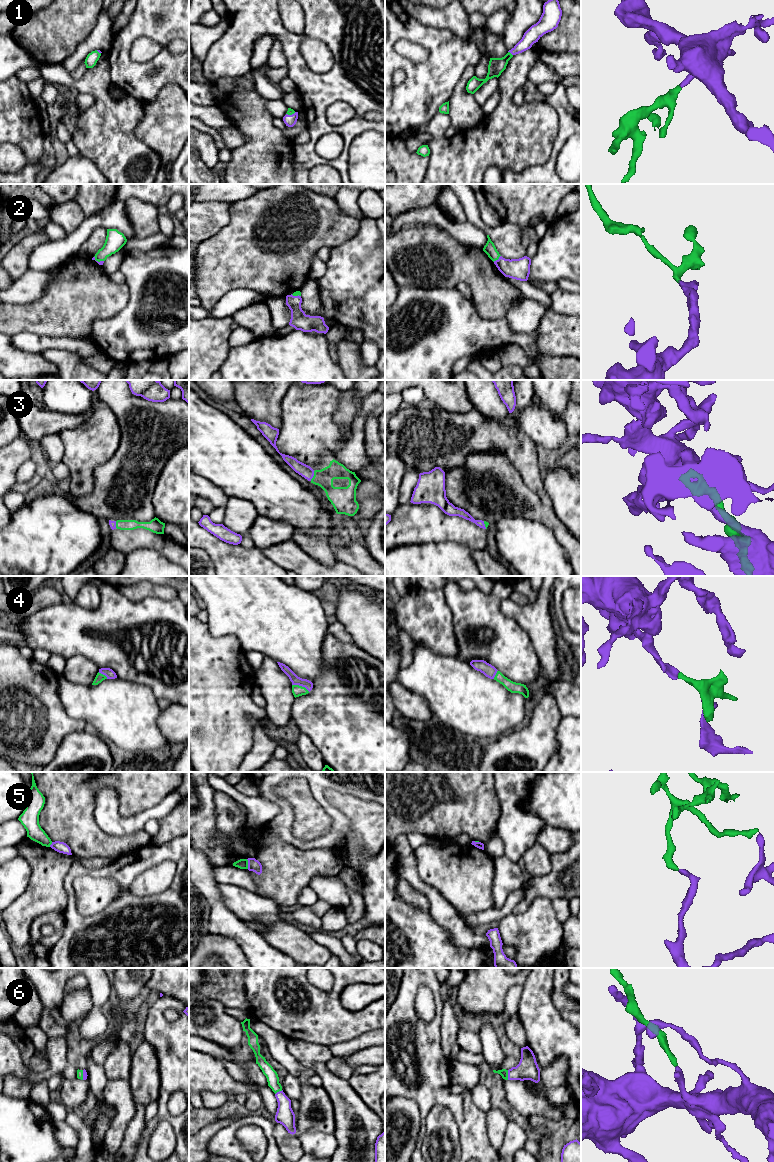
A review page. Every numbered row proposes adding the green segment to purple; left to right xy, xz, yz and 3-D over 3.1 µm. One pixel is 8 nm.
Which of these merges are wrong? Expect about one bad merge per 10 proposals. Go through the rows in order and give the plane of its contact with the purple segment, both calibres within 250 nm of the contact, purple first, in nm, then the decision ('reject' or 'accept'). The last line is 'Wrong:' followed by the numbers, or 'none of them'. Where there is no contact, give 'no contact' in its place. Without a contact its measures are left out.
1: yz | 120/130 nm | accept
2: yz | 170/90 nm | accept
3: xz | 100/150 nm | accept
4: xz | 70/90 nm | accept
5: xz | 100/80 nm | reject
6: yz | 170/60 nm | accept
Wrong: 5

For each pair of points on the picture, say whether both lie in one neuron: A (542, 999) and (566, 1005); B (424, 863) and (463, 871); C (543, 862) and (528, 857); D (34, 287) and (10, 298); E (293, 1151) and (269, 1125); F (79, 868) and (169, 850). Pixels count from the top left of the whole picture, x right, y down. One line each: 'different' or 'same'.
A: different
B: same
C: same
D: same
E: different
F: same

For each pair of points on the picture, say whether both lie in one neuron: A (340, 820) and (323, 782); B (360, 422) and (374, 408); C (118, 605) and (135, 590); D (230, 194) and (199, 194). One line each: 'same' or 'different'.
A: same
B: same
C: different
D: same

